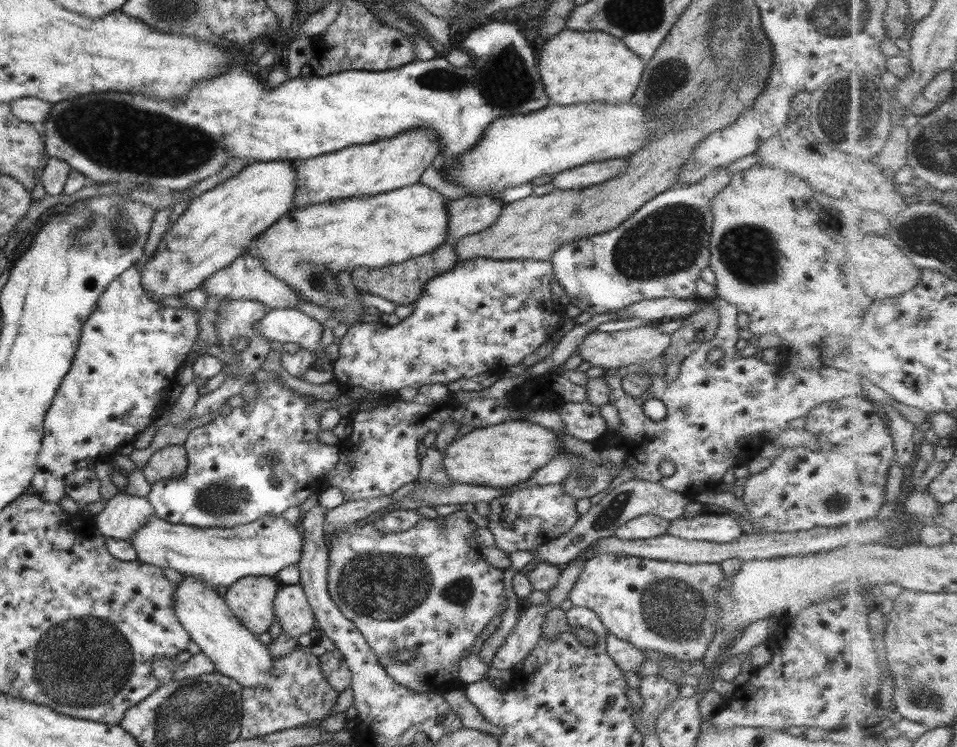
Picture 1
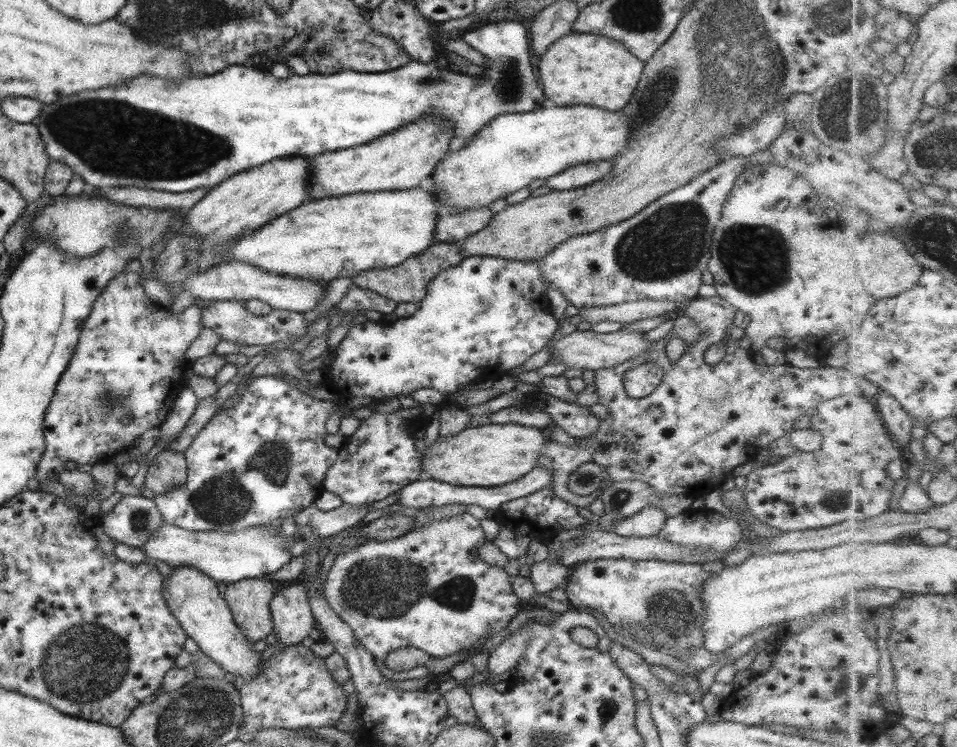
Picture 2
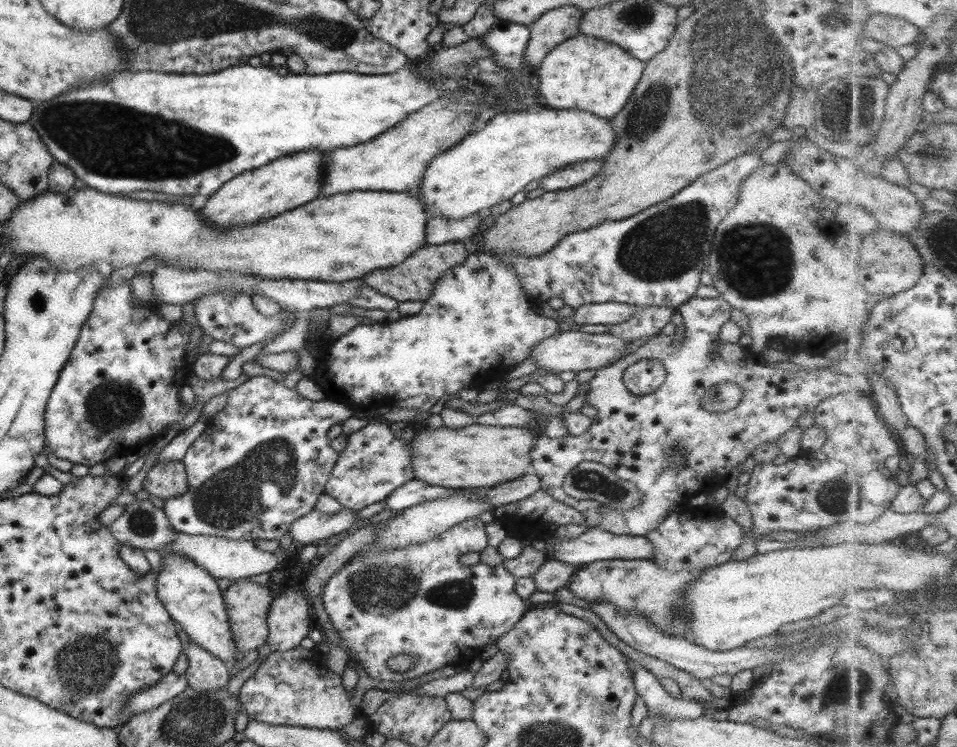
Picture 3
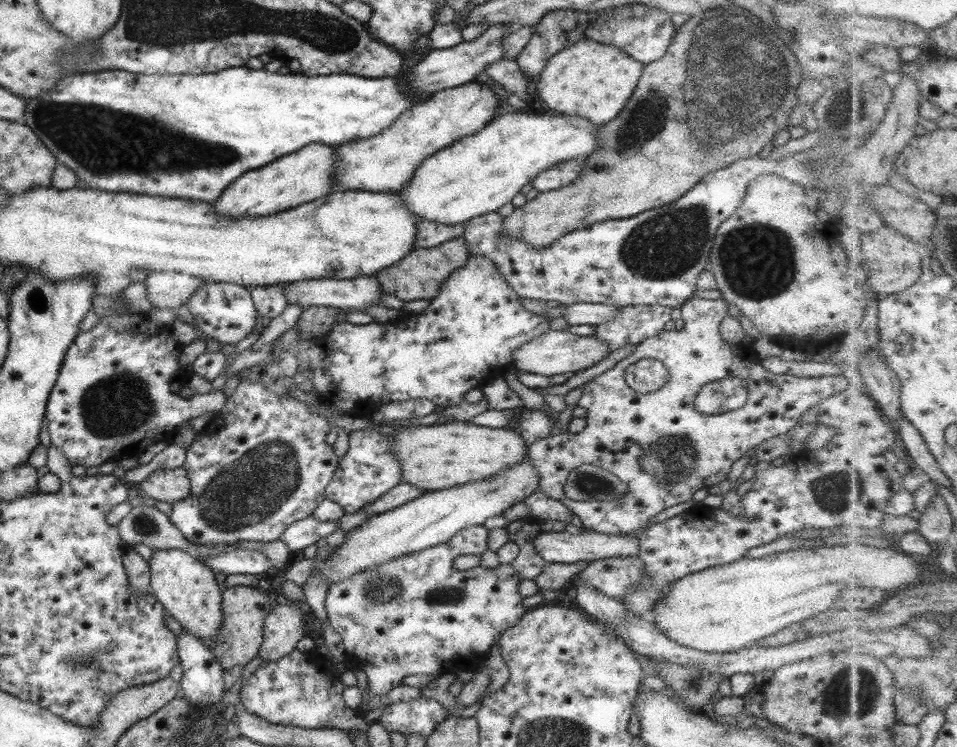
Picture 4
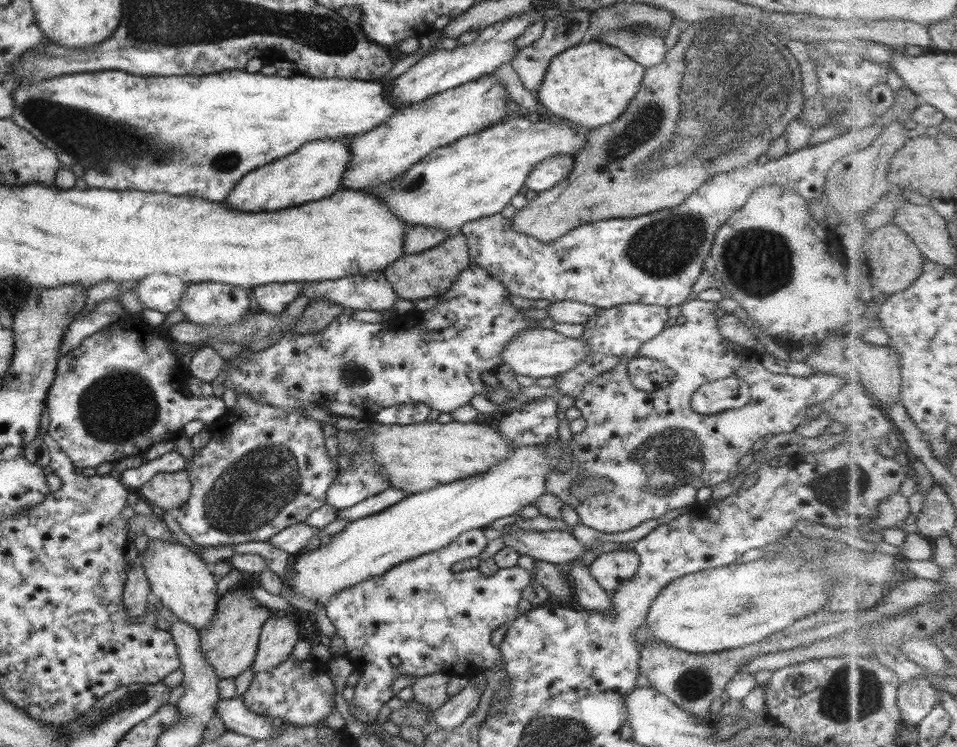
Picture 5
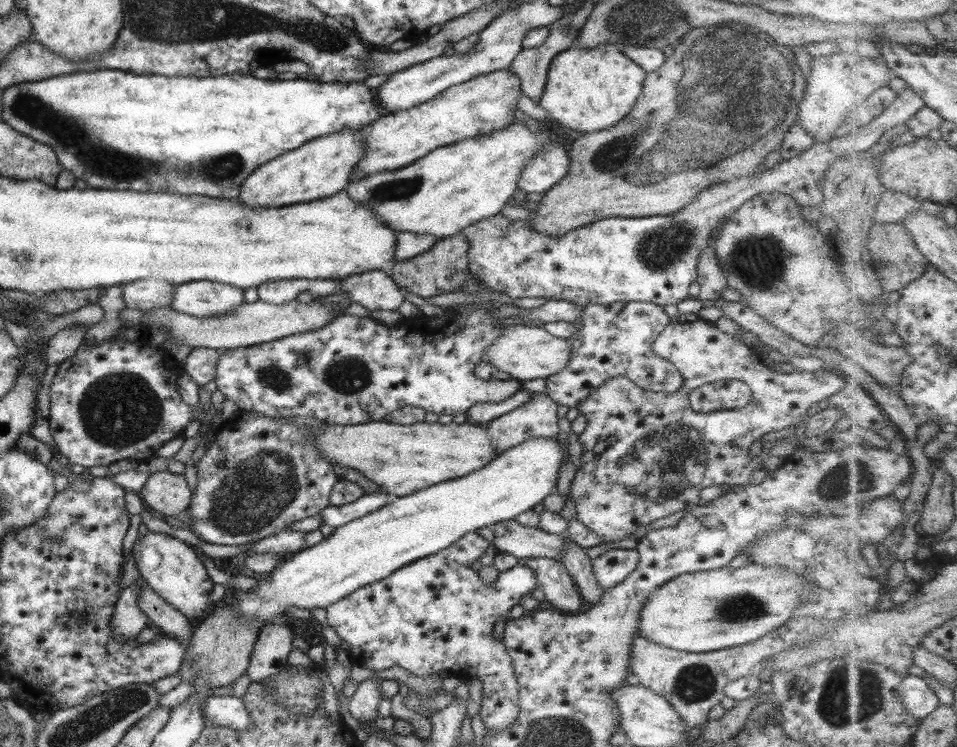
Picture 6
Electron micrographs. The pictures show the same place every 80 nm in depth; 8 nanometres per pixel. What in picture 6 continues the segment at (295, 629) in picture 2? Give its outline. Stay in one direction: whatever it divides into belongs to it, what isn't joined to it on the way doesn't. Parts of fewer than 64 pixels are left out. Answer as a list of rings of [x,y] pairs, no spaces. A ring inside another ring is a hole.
[[[282,624],[265,625],[260,629],[245,672],[251,683],[271,678],[289,666],[287,656],[291,652],[292,638],[291,630]]]

